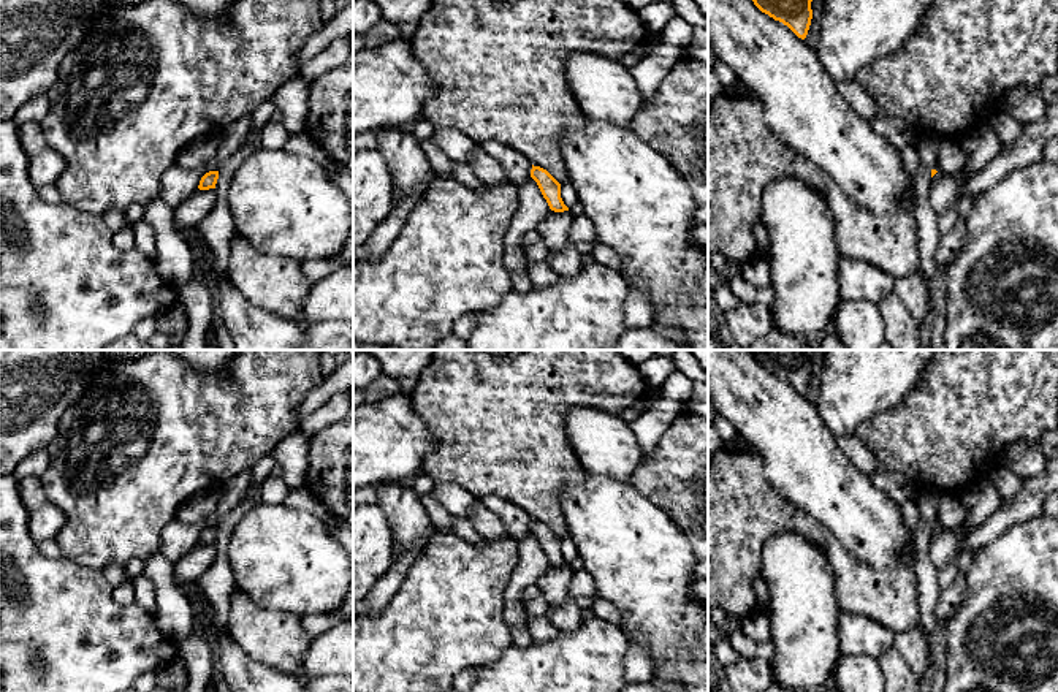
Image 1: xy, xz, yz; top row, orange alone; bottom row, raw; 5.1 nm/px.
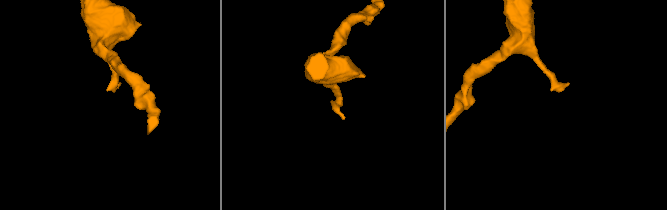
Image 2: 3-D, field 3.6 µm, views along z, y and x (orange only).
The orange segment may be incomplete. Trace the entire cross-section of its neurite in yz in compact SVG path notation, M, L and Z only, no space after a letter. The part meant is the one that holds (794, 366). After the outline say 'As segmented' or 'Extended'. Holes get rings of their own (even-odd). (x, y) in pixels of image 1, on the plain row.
M748 350L754 359L774 375L787 380L805 394L811 380L814 350Z. As segmented

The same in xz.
M532 519L531 532L537 537L551 565L569 565L561 553L561 538L546 524Z. As segmented

